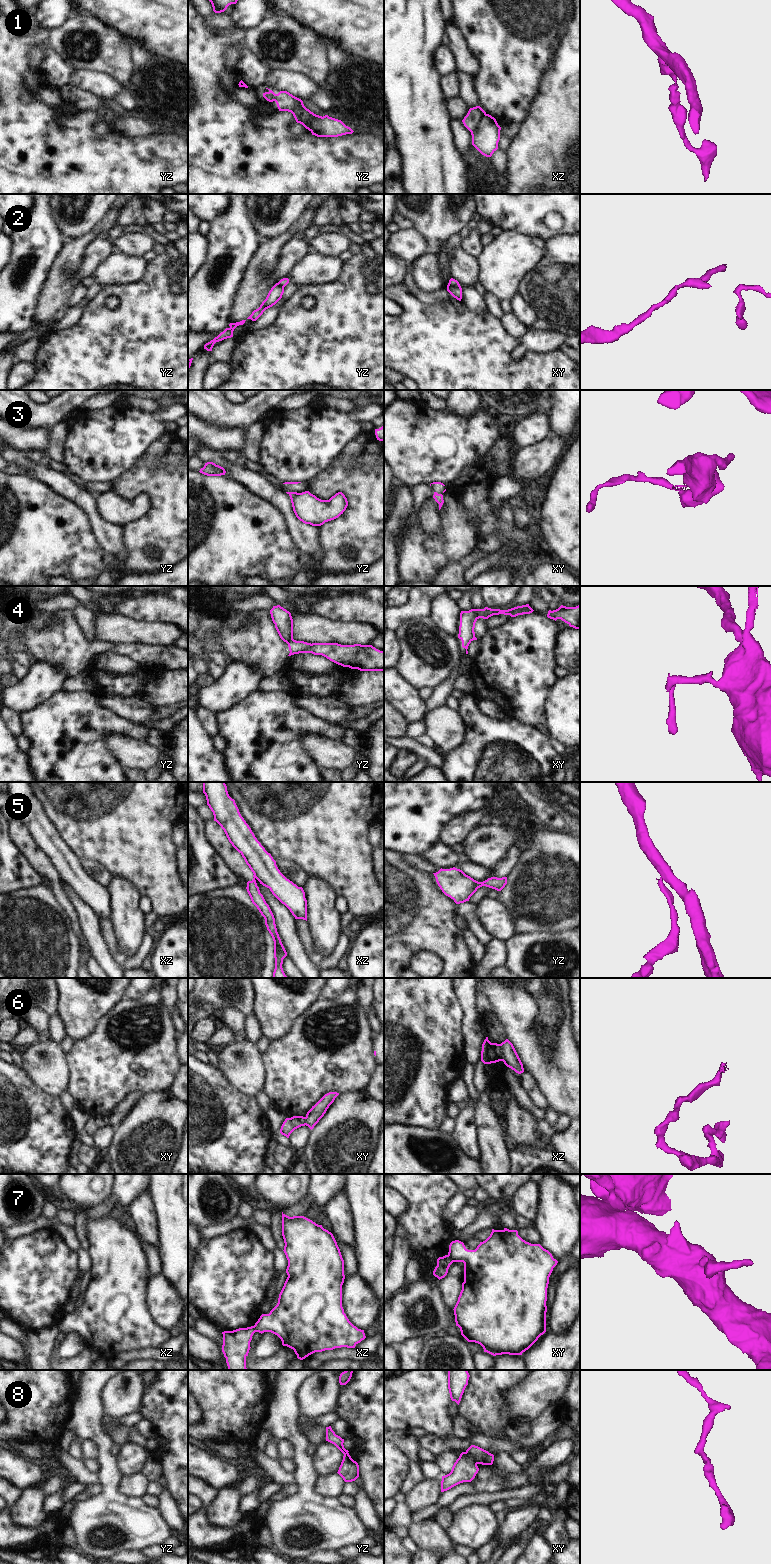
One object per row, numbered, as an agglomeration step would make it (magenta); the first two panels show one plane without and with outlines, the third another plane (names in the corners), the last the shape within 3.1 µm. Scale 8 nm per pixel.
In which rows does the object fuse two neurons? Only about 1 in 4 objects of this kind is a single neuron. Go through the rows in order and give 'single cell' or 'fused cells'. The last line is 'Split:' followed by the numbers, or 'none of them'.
1: fused cells
2: fused cells
3: fused cells
4: fused cells
5: fused cells
6: fused cells
7: fused cells
8: fused cells
Split: 1, 2, 3, 4, 5, 6, 7, 8

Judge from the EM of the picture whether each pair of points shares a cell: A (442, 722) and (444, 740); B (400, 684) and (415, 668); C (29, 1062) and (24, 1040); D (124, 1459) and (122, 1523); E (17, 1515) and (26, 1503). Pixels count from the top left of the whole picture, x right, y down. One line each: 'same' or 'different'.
A: same
B: different
C: different
D: different
E: same

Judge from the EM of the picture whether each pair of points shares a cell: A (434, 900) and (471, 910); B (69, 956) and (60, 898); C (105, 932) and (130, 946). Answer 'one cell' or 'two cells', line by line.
A: two cells
B: two cells
C: two cells

